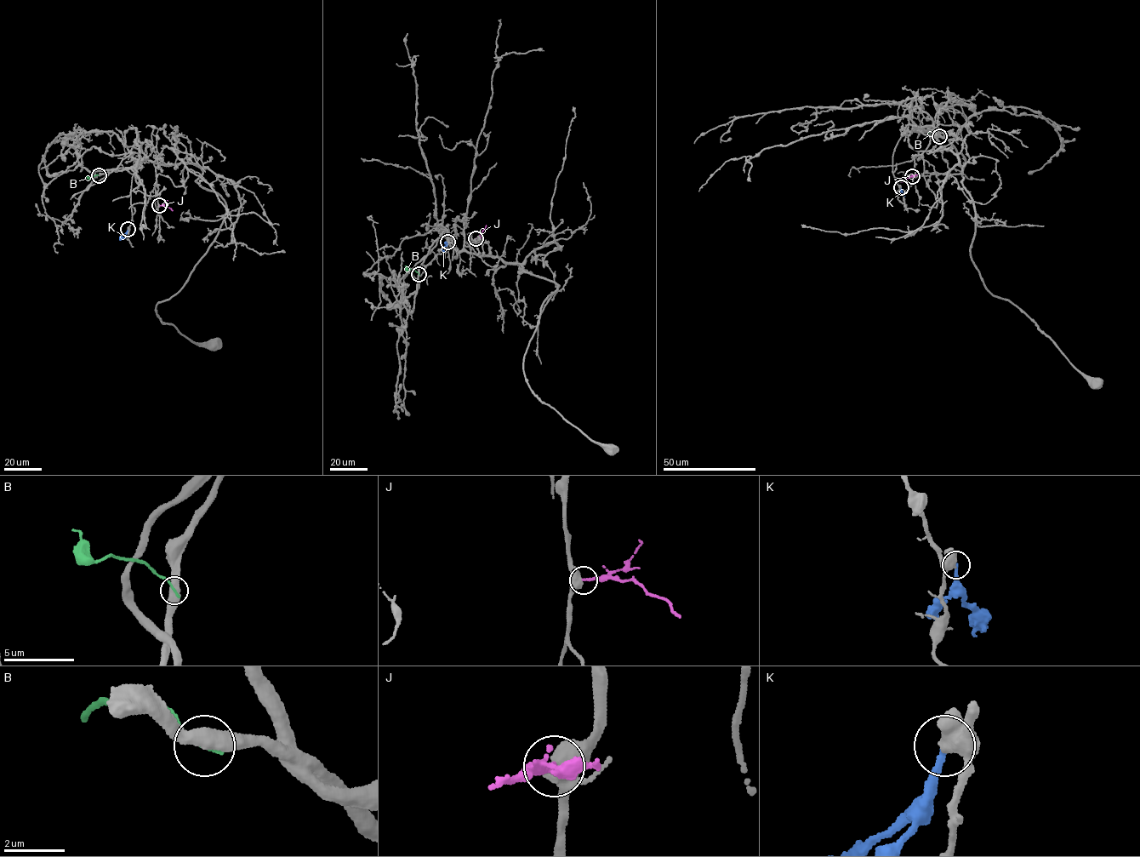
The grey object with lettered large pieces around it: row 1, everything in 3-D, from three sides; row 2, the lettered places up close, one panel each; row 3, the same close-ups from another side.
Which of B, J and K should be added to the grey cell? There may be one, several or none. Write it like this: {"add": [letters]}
{"add": []}

